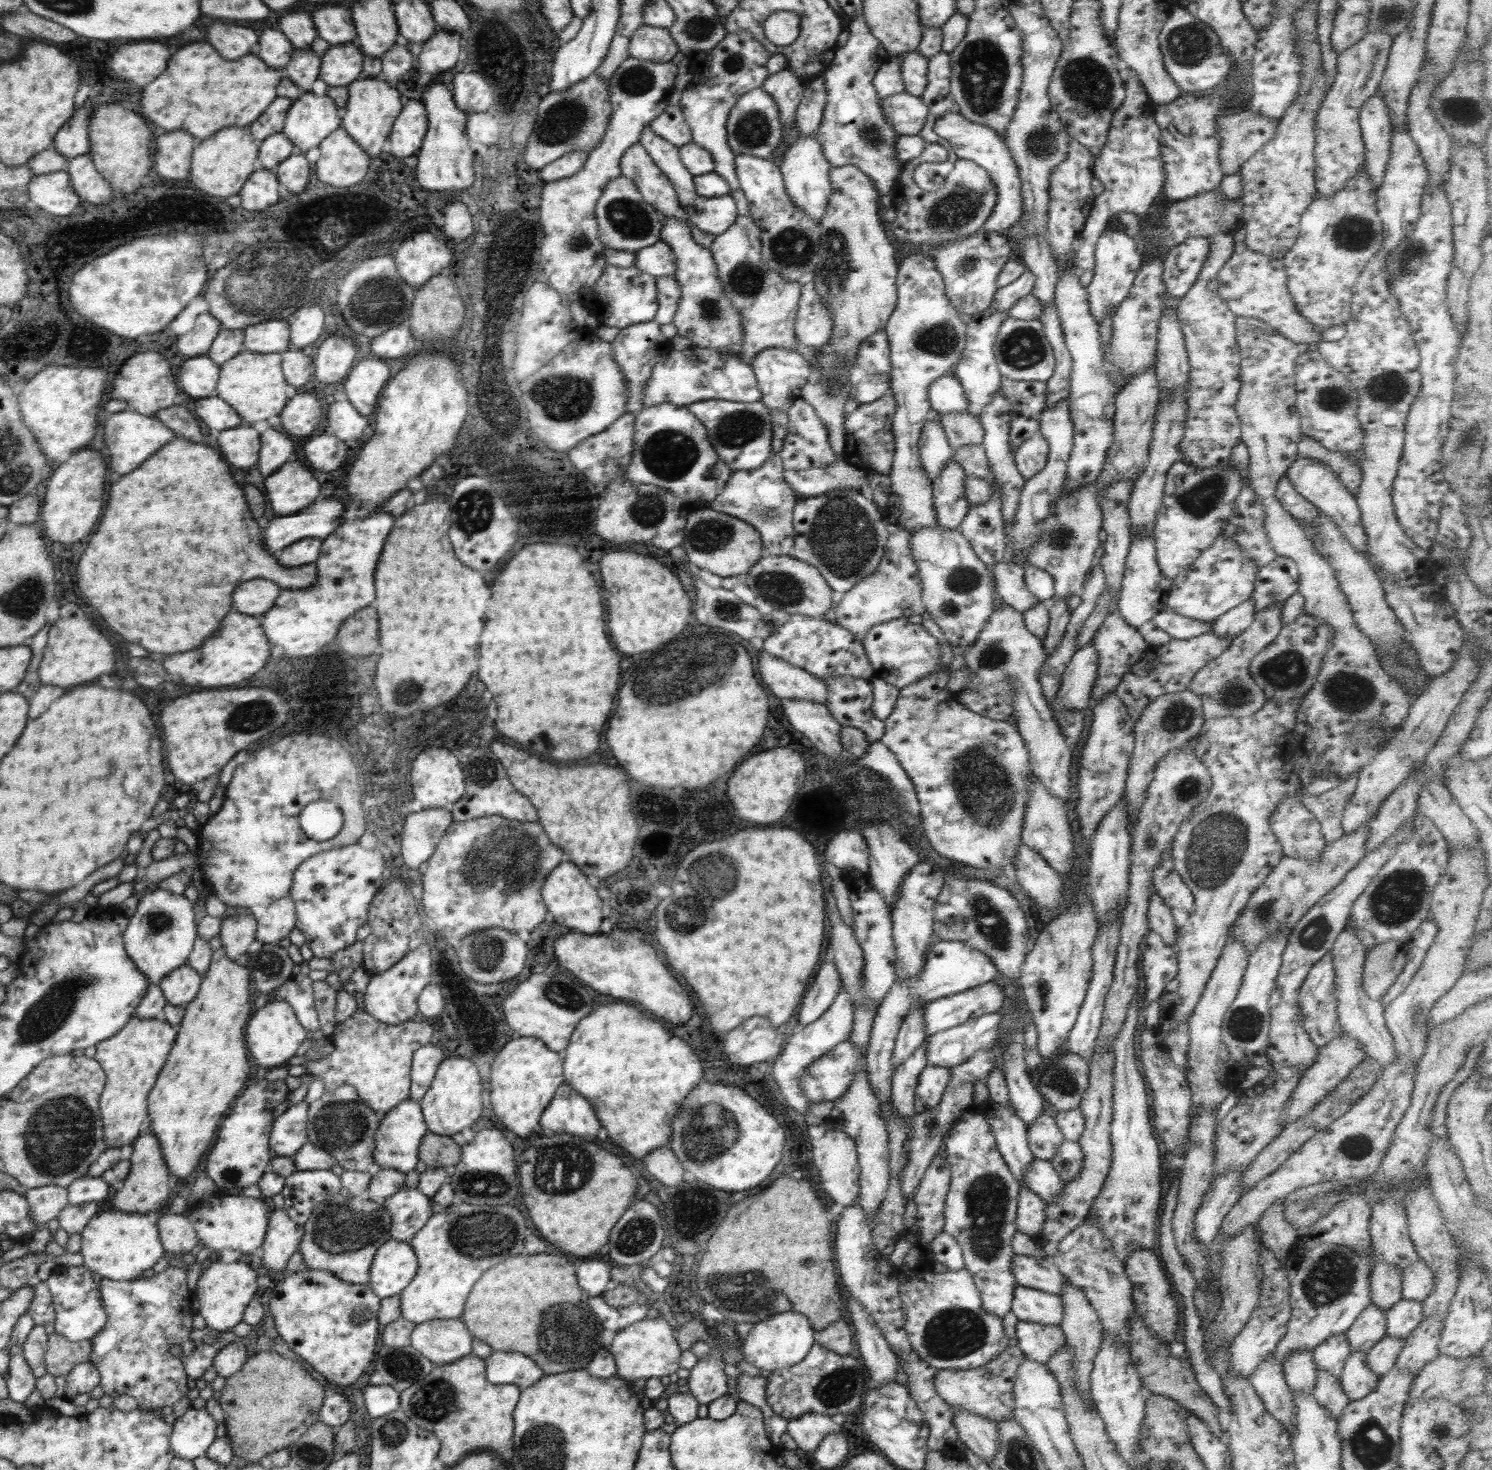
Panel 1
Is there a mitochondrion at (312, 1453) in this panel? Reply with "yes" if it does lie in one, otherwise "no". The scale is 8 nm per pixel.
yes

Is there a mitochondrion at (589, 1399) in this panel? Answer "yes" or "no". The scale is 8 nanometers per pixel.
no

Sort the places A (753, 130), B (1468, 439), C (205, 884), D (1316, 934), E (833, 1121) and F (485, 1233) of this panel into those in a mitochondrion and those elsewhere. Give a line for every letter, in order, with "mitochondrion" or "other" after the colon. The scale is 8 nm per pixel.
A: mitochondrion
B: mitochondrion
C: other
D: mitochondrion
E: other
F: mitochondrion

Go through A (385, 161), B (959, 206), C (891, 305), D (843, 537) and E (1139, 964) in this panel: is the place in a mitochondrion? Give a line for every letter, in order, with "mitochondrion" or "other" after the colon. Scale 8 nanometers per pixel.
A: other
B: mitochondrion
C: other
D: mitochondrion
E: other

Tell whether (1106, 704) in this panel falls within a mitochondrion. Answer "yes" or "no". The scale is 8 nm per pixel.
no

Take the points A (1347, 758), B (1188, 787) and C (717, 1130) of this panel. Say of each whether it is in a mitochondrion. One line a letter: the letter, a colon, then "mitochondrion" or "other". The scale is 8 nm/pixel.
A: other
B: mitochondrion
C: mitochondrion

